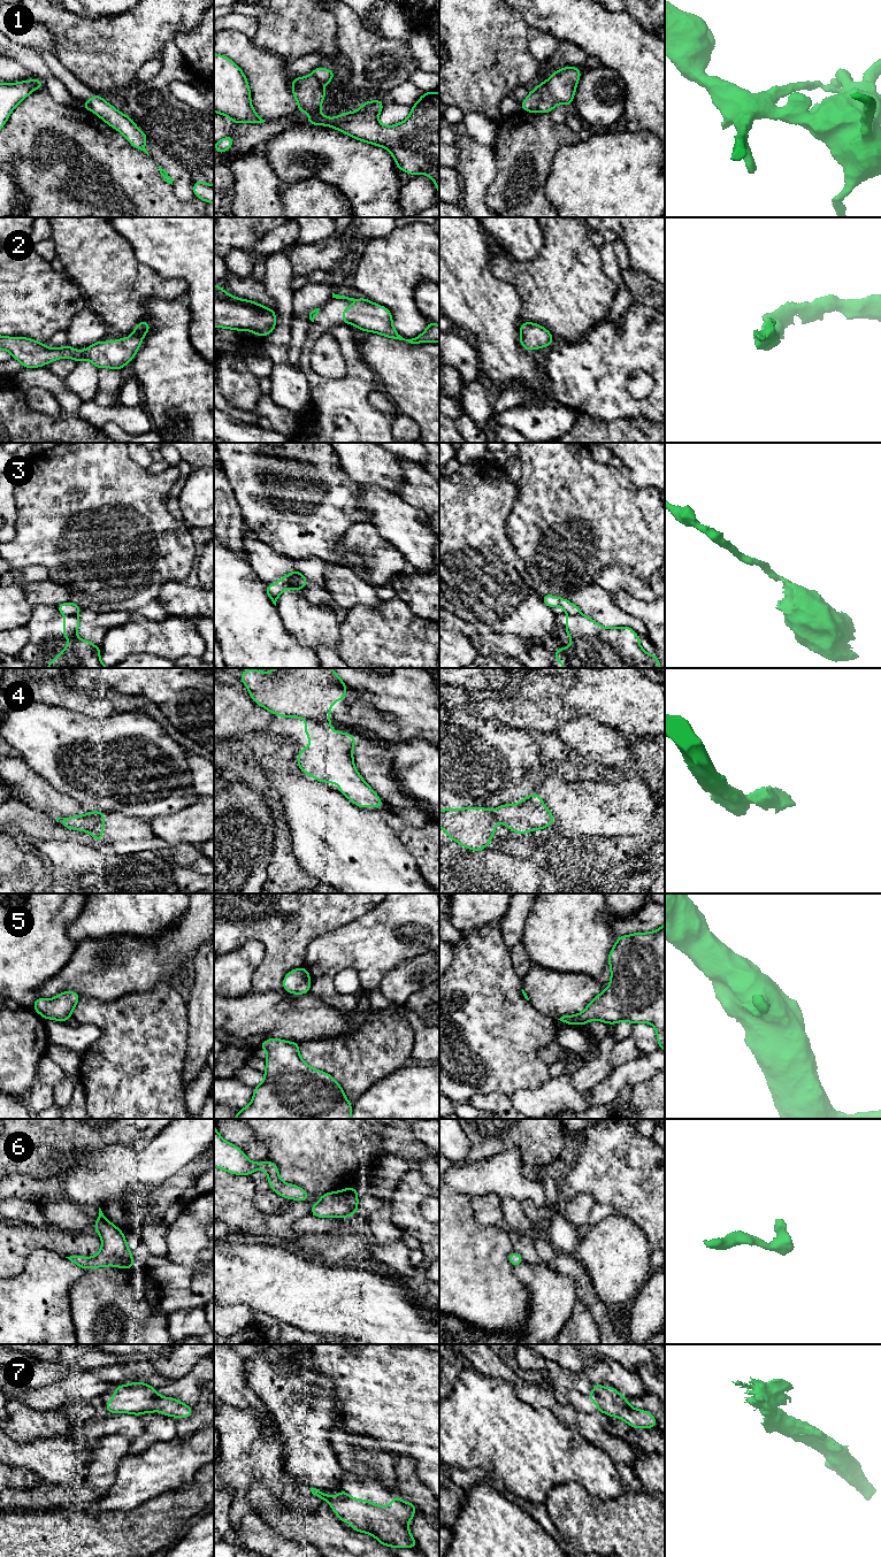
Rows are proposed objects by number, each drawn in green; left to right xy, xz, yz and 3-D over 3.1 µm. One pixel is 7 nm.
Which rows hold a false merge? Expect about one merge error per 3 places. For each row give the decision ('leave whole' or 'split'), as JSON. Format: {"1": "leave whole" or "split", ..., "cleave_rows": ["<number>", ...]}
{"1": "split", "2": "leave whole", "3": "split", "4": "split", "5": "leave whole", "6": "leave whole", "7": "leave whole", "cleave_rows": ["1", "3", "4"]}

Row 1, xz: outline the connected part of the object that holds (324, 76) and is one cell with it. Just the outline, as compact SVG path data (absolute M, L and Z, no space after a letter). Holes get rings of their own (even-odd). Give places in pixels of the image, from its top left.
M322 67L314 69L312 72L312 75L316 77L321 84L331 83L335 74L336 71L331 71Z

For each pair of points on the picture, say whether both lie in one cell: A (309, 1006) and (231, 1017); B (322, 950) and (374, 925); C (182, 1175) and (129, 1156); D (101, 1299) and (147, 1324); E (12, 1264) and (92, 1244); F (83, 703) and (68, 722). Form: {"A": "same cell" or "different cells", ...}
{"A": "same cell", "B": "same cell", "C": "different cells", "D": "same cell", "E": "same cell", "F": "different cells"}

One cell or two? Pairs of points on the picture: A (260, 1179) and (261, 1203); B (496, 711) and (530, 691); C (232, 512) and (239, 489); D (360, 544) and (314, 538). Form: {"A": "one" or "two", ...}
{"A": "one", "B": "one", "C": "two", "D": "two"}

